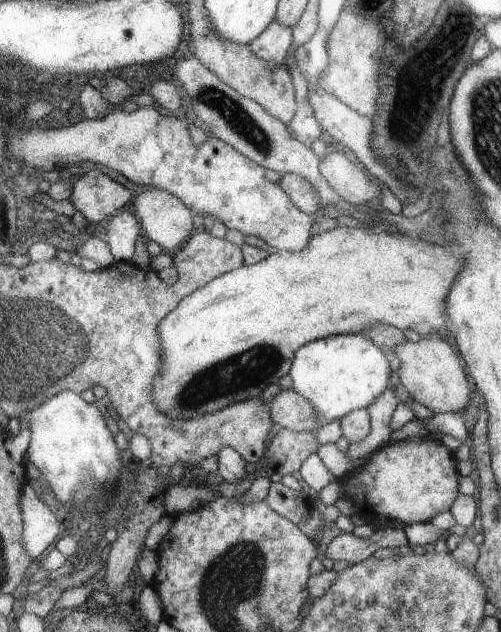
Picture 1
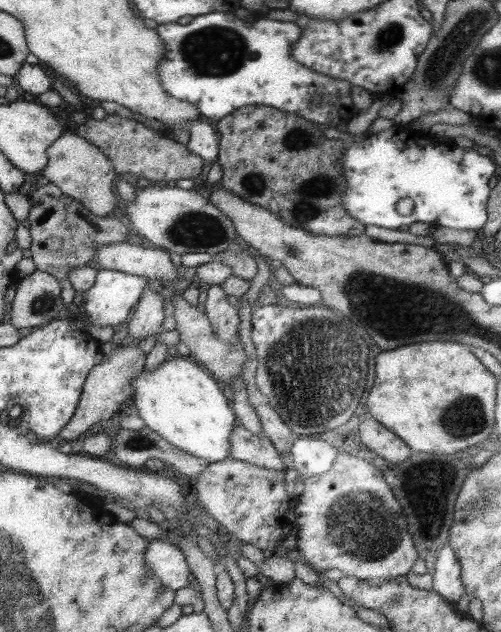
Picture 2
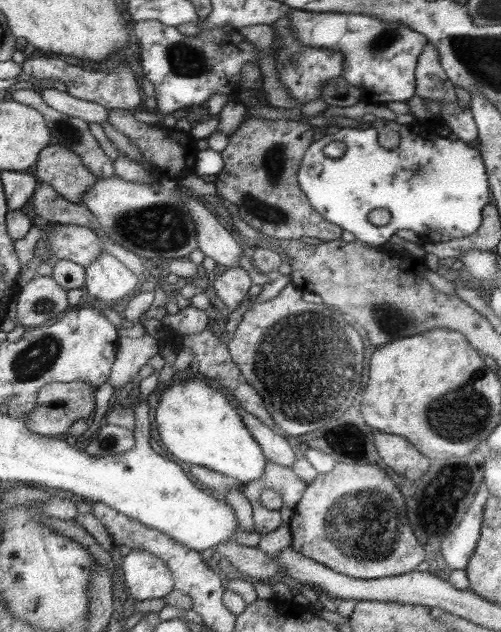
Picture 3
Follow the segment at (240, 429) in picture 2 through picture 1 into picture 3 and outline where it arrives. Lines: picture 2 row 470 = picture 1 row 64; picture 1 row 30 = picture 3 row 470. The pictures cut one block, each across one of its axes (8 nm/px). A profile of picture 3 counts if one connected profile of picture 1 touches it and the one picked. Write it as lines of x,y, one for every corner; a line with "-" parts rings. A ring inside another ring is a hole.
267,460
260,480
250,482
244,487
243,492
248,500
258,502
258,496
265,490
277,490
282,495
283,506
294,509
303,497
306,487
302,479
293,472
292,467
285,467

